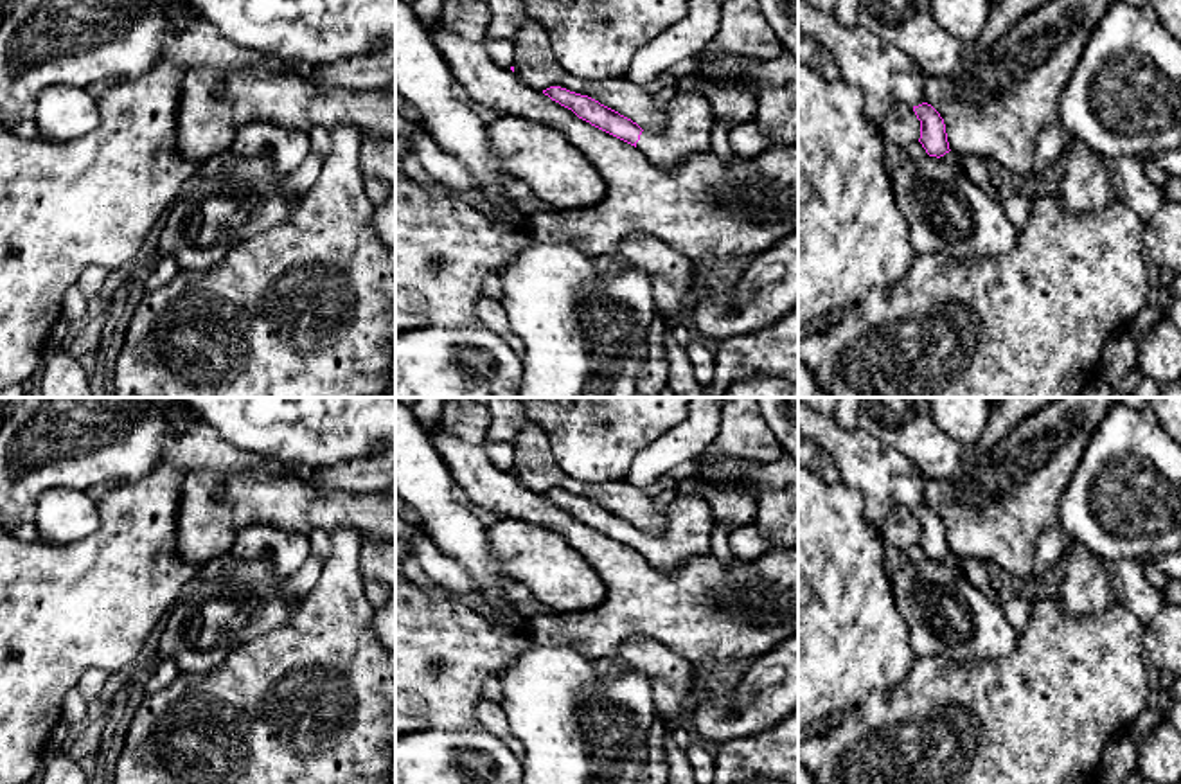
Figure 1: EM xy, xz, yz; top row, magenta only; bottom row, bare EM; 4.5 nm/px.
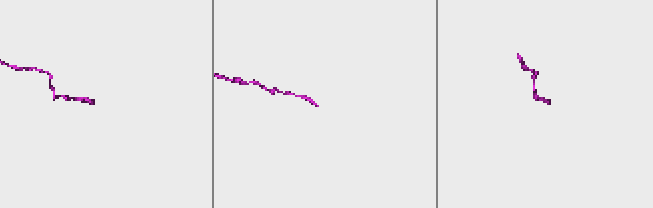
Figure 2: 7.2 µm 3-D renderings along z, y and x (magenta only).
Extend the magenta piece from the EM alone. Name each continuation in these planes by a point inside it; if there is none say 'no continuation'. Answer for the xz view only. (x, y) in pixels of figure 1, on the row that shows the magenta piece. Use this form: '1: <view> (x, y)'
1: xz (691, 117)

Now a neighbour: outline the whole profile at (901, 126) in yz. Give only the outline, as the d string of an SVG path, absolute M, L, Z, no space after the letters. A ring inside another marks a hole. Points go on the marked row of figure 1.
M895 104L881 124L881 135L884 140L890 140L902 149L913 142L919 142L920 120L917 119L913 106Z

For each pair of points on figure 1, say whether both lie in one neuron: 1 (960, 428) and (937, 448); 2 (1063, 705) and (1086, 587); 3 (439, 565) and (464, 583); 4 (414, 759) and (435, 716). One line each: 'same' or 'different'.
1: different
2: different
3: same
4: different

